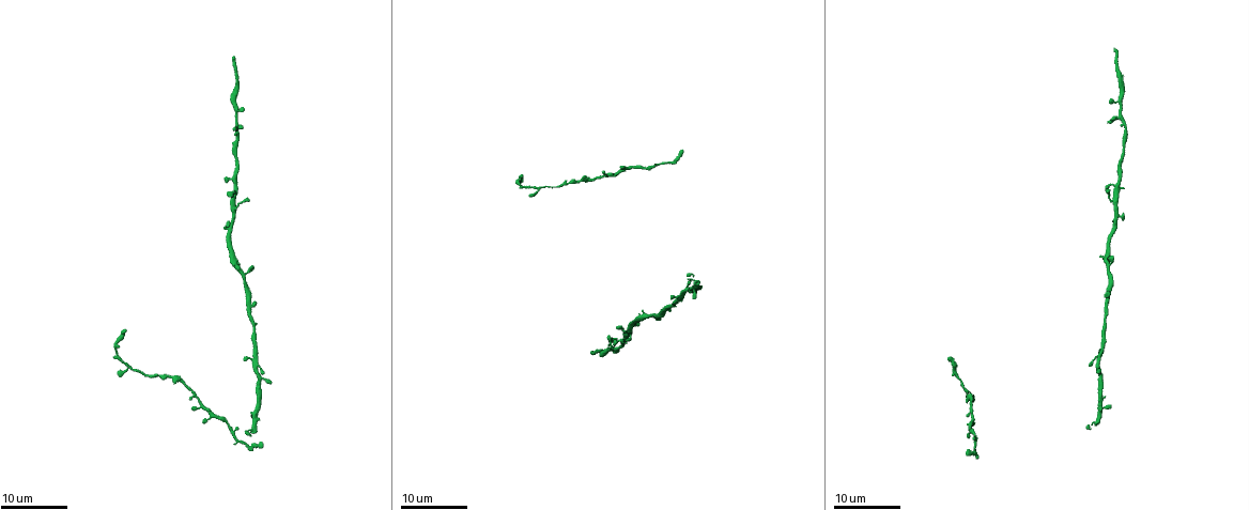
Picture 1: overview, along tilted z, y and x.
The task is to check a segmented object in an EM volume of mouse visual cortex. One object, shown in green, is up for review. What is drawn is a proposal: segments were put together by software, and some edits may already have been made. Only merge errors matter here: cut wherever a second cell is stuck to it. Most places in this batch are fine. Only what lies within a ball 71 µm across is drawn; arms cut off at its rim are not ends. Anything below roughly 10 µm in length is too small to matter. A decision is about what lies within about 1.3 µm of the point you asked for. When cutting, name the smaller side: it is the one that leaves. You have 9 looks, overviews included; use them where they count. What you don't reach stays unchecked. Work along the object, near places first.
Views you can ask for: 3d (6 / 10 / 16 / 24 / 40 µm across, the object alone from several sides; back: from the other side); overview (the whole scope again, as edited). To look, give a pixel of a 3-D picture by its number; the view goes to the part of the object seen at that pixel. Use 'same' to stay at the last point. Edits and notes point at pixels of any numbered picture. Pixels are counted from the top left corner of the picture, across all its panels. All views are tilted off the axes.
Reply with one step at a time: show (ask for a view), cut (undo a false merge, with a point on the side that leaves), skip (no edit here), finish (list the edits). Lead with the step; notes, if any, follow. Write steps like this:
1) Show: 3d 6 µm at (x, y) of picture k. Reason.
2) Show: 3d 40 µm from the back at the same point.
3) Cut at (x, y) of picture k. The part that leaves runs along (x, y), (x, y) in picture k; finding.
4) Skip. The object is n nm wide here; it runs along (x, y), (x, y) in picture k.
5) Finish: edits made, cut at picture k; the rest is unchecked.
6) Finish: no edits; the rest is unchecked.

Show: 3d 24 µm at (1115, 206) of picture 1. Side arm on a straight run.

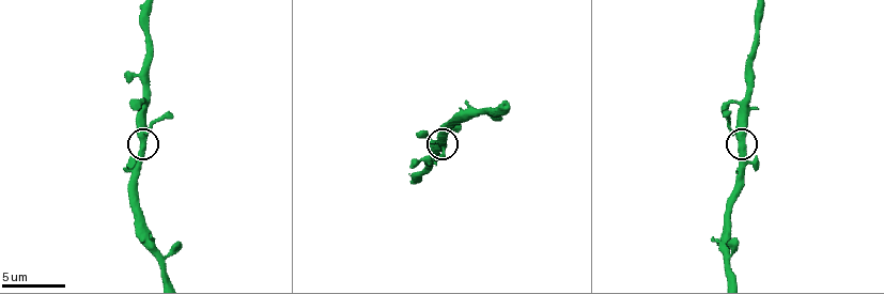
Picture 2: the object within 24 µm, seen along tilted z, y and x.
Show: 3d 6 µm at (740, 140) of picture 2. Zoom in.

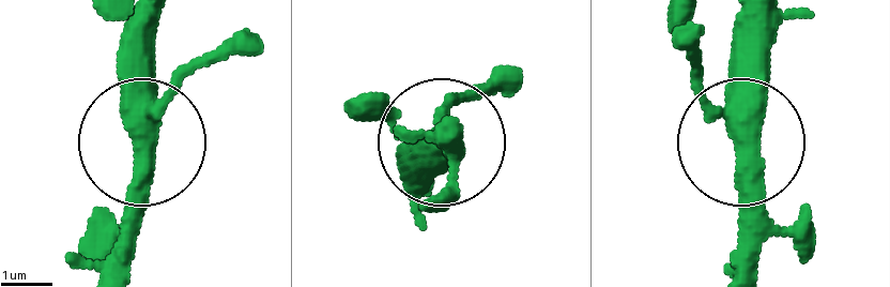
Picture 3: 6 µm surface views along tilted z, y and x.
Show: 3d 6 µm from the back at (141, 143) of picture 3.

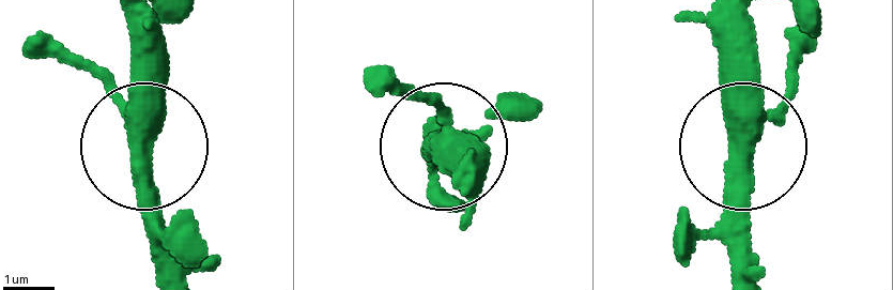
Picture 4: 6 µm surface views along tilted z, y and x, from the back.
Skip. 3 arms meet here; continuous, no second cell.

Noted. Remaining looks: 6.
Show: 3d 16 µm at (479, 111) of picture 2. Sudden change in width.

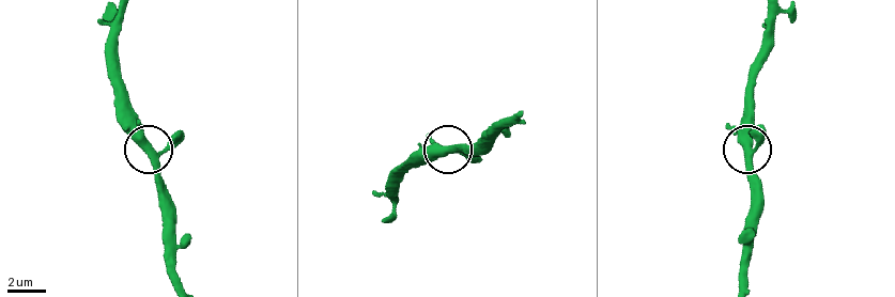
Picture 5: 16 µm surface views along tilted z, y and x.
Skip. 3 arms meet here; it runs along (741, 280), (751, 206), (742, 114) in picture 5; continuous, no second cell.

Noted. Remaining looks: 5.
Show: 3d 24 µm at (544, 185) of picture 1.

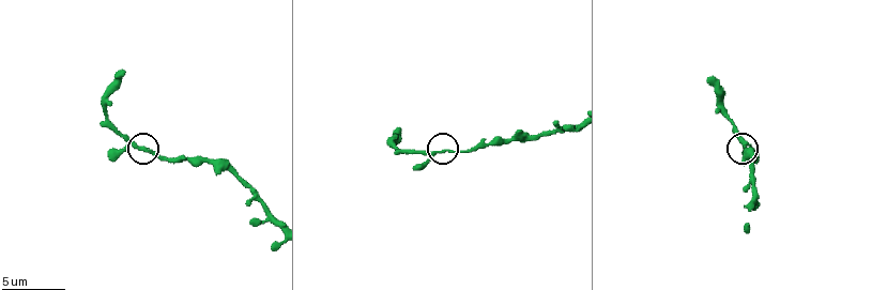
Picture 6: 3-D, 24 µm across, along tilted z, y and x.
Show: 3d 6 µm at (443, 152) of picture 6.

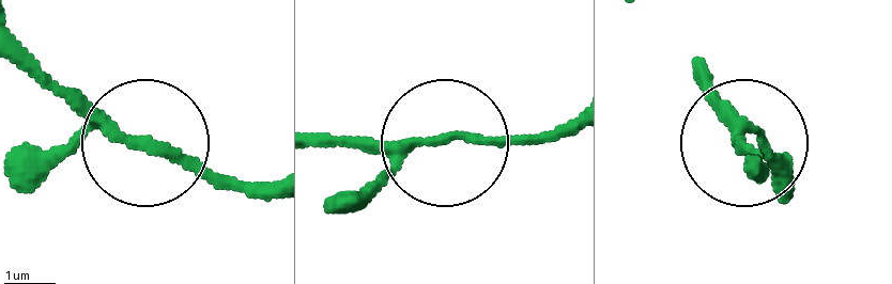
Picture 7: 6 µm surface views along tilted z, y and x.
Skip. The object is 160 nm wide here; one cell here.

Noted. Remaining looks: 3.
Show: 3d 10 µm at (274, 223) of picture 6. Three arms meet.

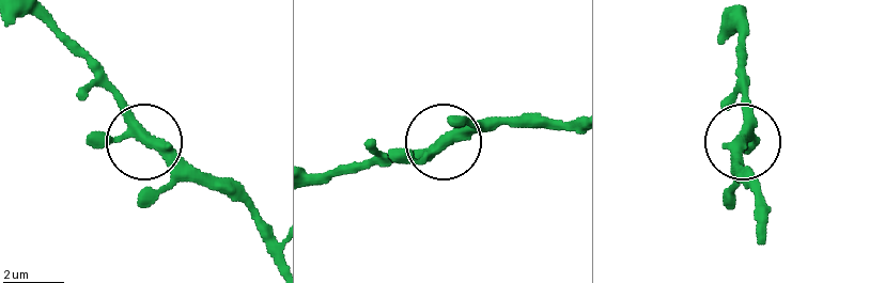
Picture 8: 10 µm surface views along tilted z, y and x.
Skip. 3 arms meet here; continuous, no second cell.

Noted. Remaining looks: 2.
Finish: no edits; the rest is unchecked.

